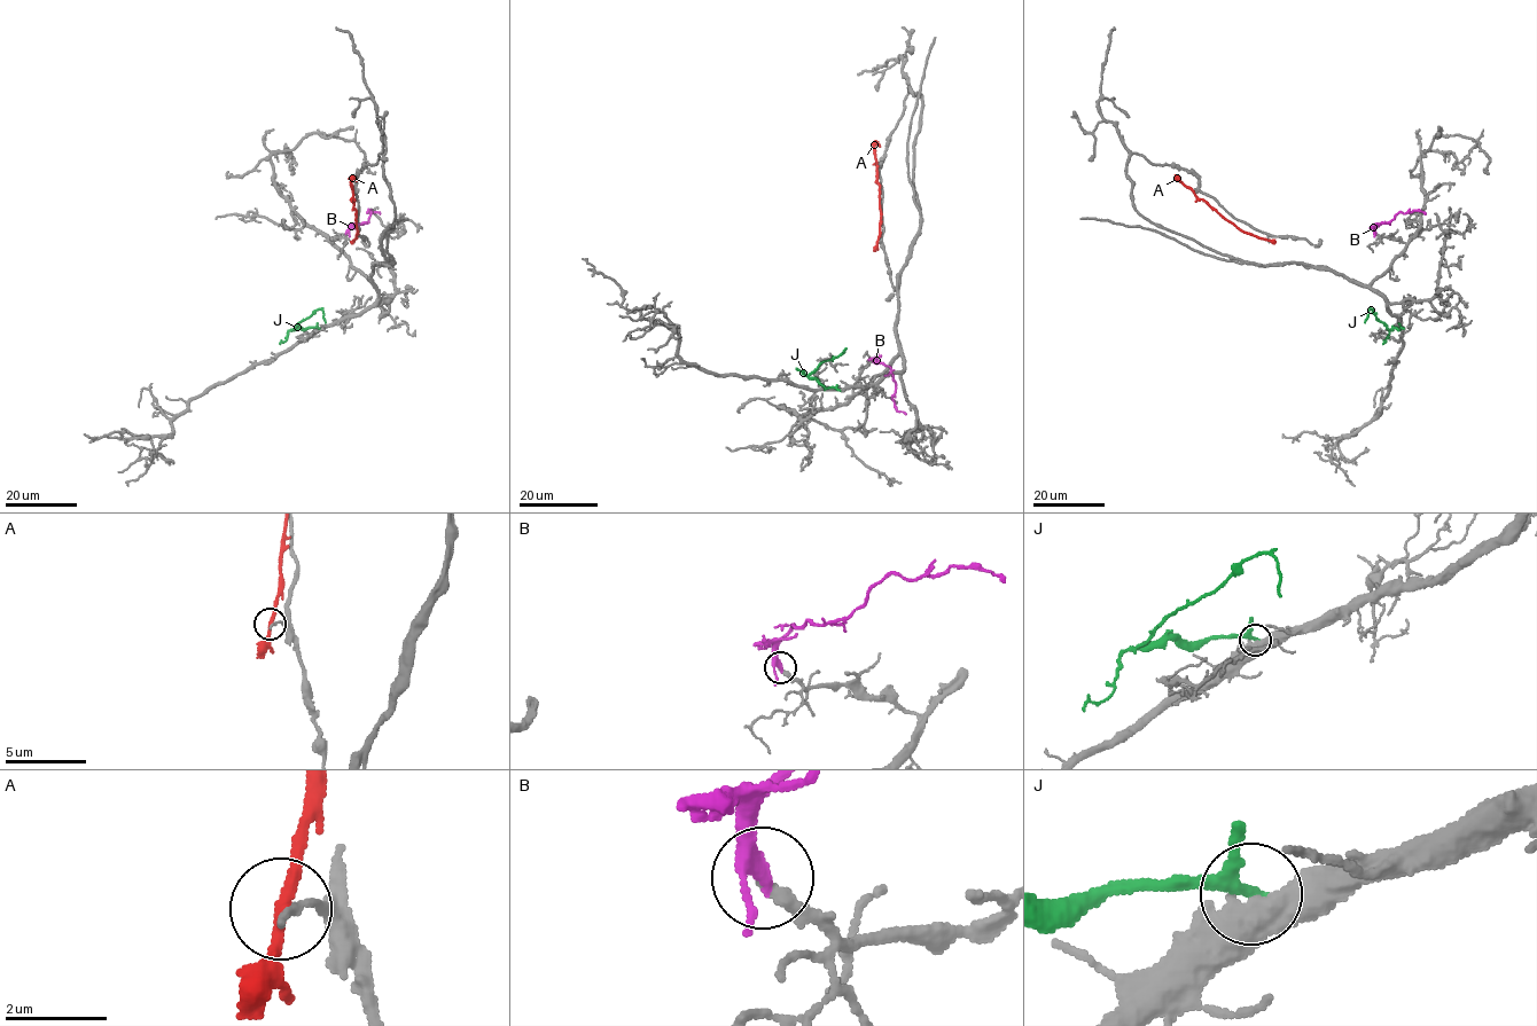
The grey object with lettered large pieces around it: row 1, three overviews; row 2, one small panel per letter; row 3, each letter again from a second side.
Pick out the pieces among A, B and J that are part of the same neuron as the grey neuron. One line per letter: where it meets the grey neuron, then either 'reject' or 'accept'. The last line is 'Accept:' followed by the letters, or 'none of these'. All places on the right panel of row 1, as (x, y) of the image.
A: meets grey at (1268, 240); reject
B: meets grey at (1375, 233); accept
J: meets grey at (1403, 328); reject
Accept: B

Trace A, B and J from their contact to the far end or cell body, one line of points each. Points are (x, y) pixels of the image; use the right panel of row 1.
A: (1268, 240), (1242, 232), (1180, 181)
B: (1375, 233), (1378, 224), (1389, 222), (1399, 212), (1419, 211), (1425, 214)
J: (1403, 328), (1390, 330), (1371, 308), (1364, 322)

